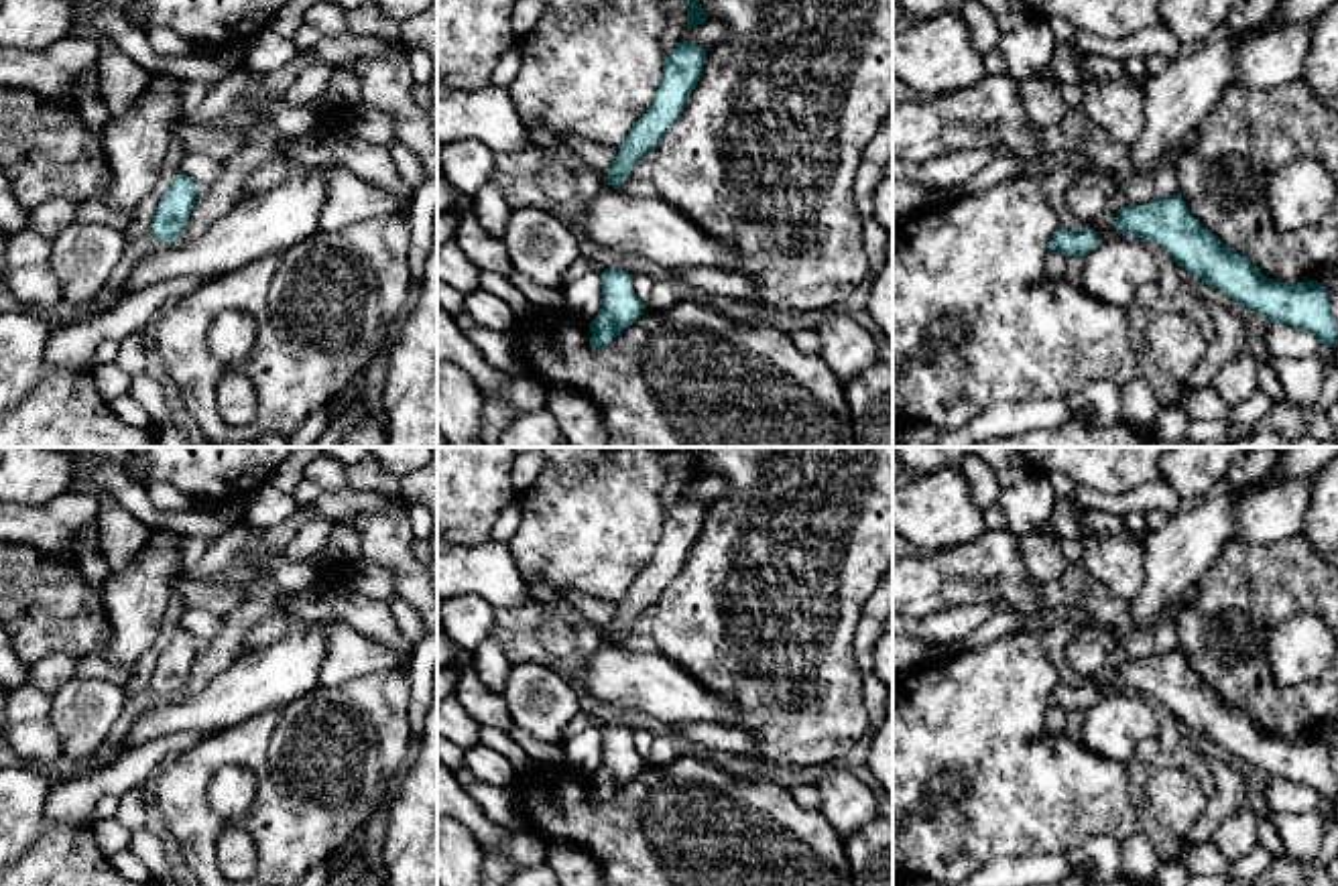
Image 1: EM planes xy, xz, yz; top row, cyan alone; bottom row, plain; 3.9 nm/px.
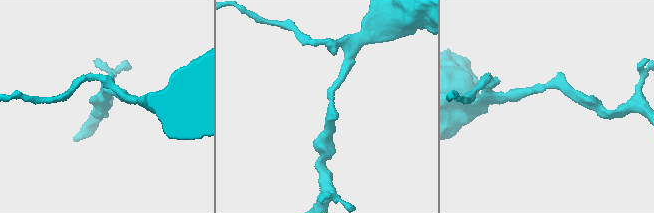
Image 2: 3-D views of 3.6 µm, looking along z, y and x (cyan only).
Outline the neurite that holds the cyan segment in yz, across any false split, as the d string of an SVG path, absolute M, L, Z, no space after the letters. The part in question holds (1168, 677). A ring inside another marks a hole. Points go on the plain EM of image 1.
M1179 648L1167 654L1153 652L1145 660L1127 660L1112 679L1131 693L1159 699L1177 721L1271 778L1307 784L1320 799L1336 803L1338 778L1330 746L1322 738L1285 740L1267 734L1246 711L1206 685Z

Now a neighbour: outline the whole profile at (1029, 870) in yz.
M1063 853L1000 858L956 886L1035 886L1053 884L1078 872Z

